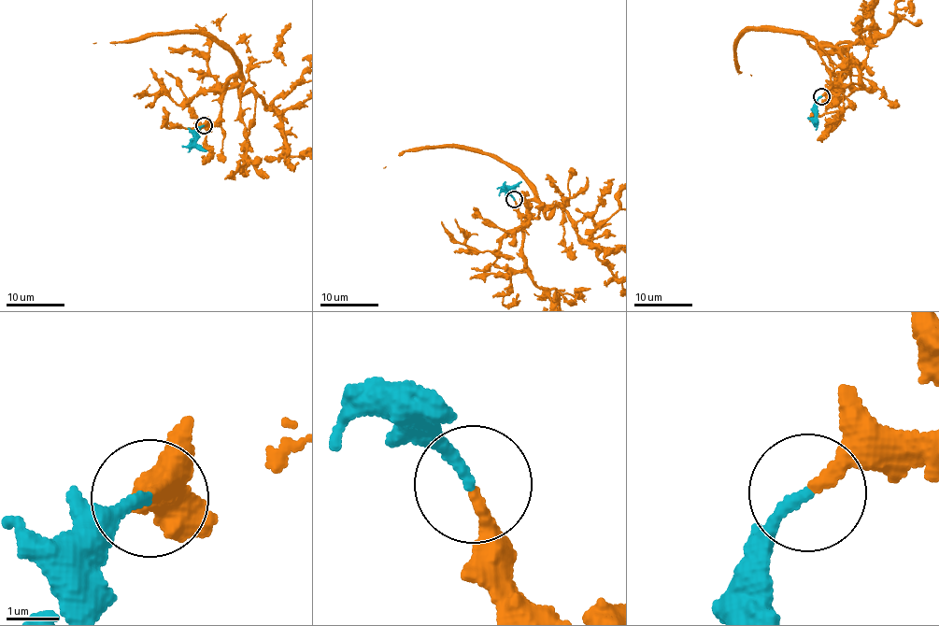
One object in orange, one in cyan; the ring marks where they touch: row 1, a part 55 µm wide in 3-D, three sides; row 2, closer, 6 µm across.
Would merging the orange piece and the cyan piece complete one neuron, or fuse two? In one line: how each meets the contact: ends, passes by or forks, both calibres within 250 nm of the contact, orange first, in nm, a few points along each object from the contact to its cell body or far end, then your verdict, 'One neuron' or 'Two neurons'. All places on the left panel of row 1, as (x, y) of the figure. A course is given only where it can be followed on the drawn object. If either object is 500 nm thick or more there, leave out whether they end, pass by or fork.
At the ring orange ends. At the ring cyan ends. Thickness 240 nm (orange) against 220 nm. Course of orange: (203, 126), (220, 112), (222, 92), (238, 72), (209, 36), (149, 32), (92, 42). Course of cyan: (203, 126), (195, 142), (206, 150). One neuron

